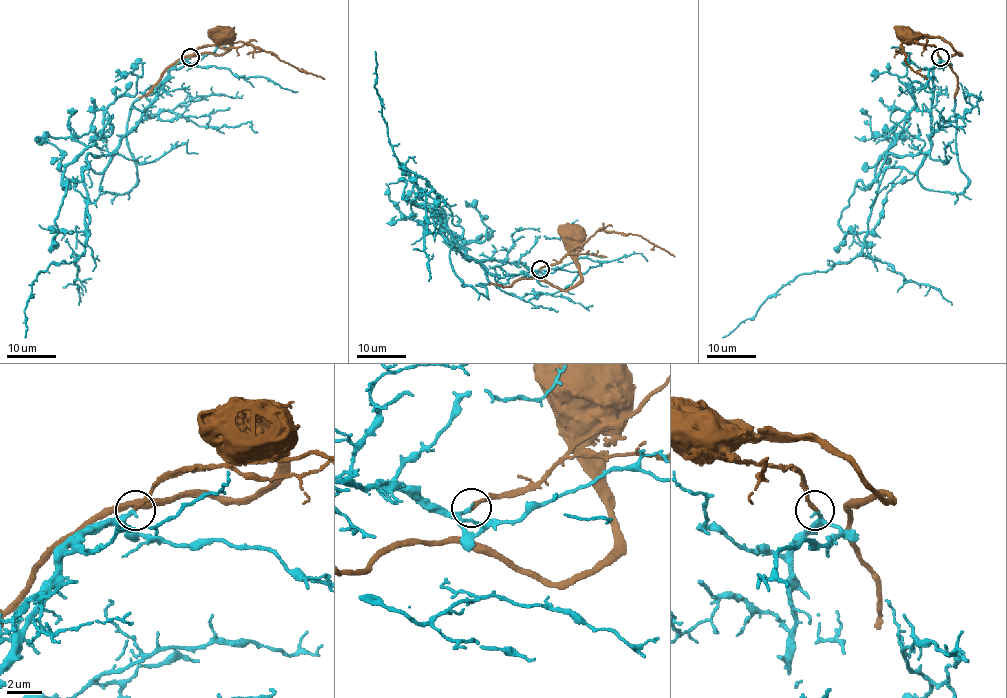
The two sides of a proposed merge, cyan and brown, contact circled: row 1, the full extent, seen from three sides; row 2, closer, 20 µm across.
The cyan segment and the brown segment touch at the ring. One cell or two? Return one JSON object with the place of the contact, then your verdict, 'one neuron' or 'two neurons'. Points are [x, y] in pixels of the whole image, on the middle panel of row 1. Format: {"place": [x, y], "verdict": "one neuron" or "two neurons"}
{"place": [540, 269], "verdict": "one neuron"}

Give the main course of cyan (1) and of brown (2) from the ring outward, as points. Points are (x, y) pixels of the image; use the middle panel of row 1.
1: (540, 269), (469, 260), (435, 227), (435, 191), (402, 165), (390, 142), (375, 86), (375, 52)
2: (540, 269), (557, 263), (575, 247), (570, 236)

